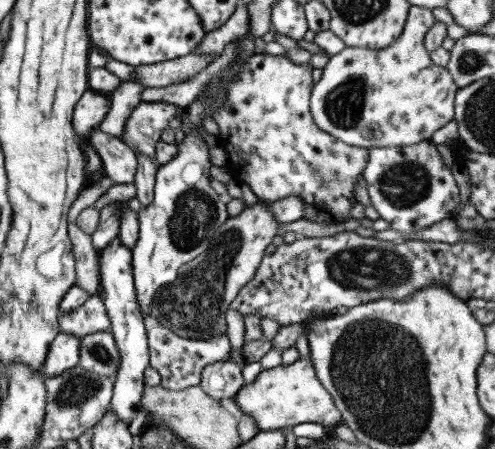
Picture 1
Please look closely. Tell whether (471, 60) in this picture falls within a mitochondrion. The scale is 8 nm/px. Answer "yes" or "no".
yes

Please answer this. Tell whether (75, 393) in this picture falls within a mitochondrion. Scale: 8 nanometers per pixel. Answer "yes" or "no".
yes

